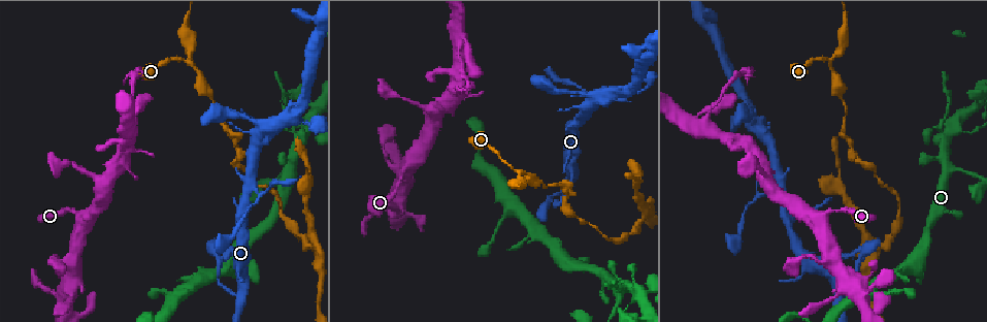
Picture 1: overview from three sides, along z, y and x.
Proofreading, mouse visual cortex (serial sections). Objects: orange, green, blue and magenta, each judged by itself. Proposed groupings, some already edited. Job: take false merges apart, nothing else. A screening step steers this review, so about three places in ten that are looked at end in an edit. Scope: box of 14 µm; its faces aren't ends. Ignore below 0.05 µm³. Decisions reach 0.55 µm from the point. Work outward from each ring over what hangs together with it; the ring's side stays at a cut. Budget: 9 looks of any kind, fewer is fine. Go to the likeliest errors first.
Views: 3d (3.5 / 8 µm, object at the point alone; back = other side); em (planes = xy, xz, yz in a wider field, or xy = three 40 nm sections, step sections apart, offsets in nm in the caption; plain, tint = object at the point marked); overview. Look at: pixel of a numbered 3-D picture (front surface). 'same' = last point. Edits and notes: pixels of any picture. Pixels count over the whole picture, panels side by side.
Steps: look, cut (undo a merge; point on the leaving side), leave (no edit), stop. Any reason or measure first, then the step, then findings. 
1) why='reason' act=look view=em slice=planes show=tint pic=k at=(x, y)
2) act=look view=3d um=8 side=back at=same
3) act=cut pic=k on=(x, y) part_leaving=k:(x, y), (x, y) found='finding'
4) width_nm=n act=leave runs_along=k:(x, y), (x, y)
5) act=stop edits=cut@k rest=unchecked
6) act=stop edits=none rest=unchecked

why='calibre changes' act=look view=3d um=8 pic=1 at=(712, 108)

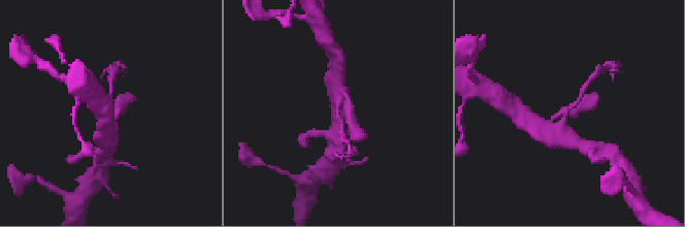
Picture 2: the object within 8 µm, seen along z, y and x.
act=look view=em slice=planes show=tint pic=2 at=(567, 111)

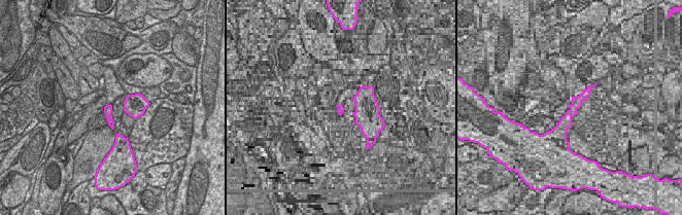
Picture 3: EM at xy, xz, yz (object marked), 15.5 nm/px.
width_nm=130 act=leave runs_along=2:(563, 139), (562, 121), (584, 88) found='continuous, no second cell'

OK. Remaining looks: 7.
why='thick turns thin' act=look view=3d um=3.5 side=back pic=1 at=(189, 61)

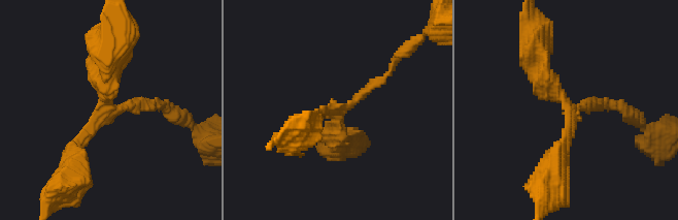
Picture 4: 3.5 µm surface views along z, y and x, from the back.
why='shape alone is not enough' act=look view=em slice=xy step=1 show=tint pic=4 at=(114, 113)

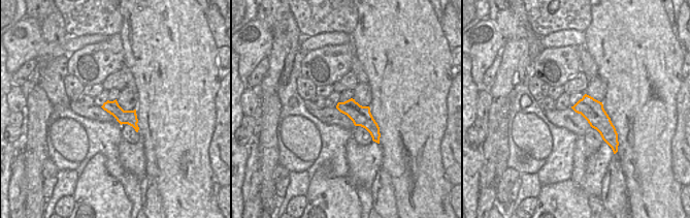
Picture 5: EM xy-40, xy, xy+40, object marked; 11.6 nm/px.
act=leave runs_along=4:(394, 64), (349, 104), (305, 125) found='continuous, no second cell'

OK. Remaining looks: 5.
why='branch point' act=look view=3d um=3.5 side=back pic=1 at=(578, 124)

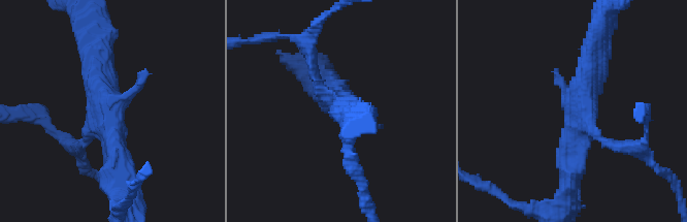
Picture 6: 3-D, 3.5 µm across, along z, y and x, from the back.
act=look view=em slice=xy step=3 show=tint pic=6 at=(579, 121)

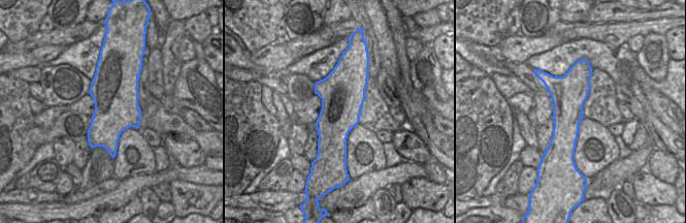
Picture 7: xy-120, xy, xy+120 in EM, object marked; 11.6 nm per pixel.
act=cut pic=6 on=(65, 144) part_leaving=6:(604, 141), (631, 145), (671, 177) found='a second cell is stuck on'

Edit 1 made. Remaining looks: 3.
act=look view=overview

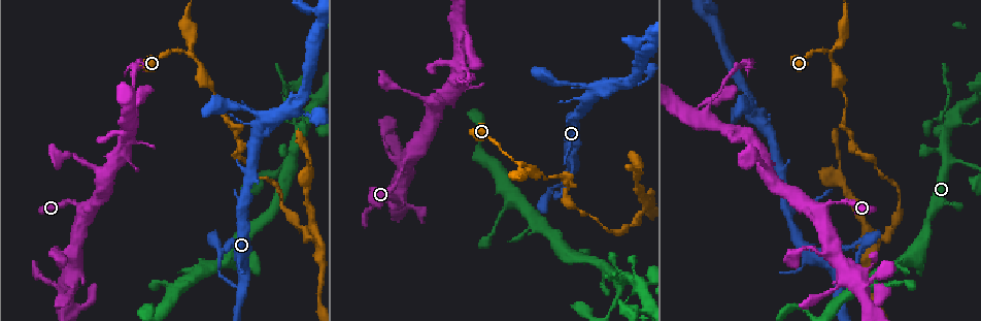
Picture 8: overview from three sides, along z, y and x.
why='a narrow waist' act=look view=3d um=3.5 pic=8 at=(616, 273)

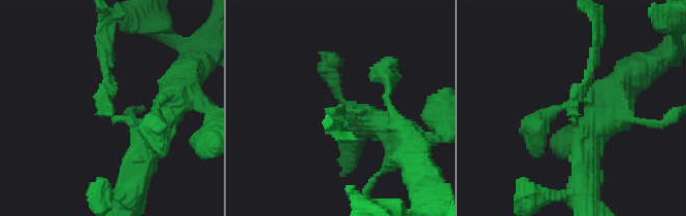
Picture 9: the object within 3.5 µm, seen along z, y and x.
why='shape alone is not enough' act=look view=em slice=xy step=2 show=tint pic=9 at=(571, 110)

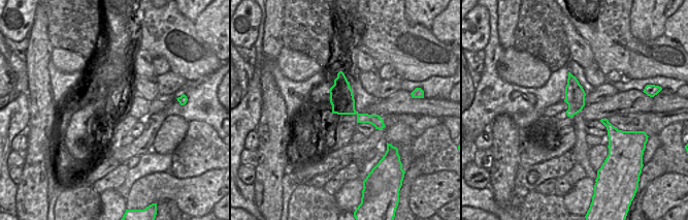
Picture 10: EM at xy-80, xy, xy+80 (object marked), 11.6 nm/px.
act=cut pic=9 on=(106, 79) part_leaving=9:(111, 111), (104, 99), (107, 23) found='a second cell is stuck on'

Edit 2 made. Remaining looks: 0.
act=stop edits=cut@6,cut@9 rest=unchecked

